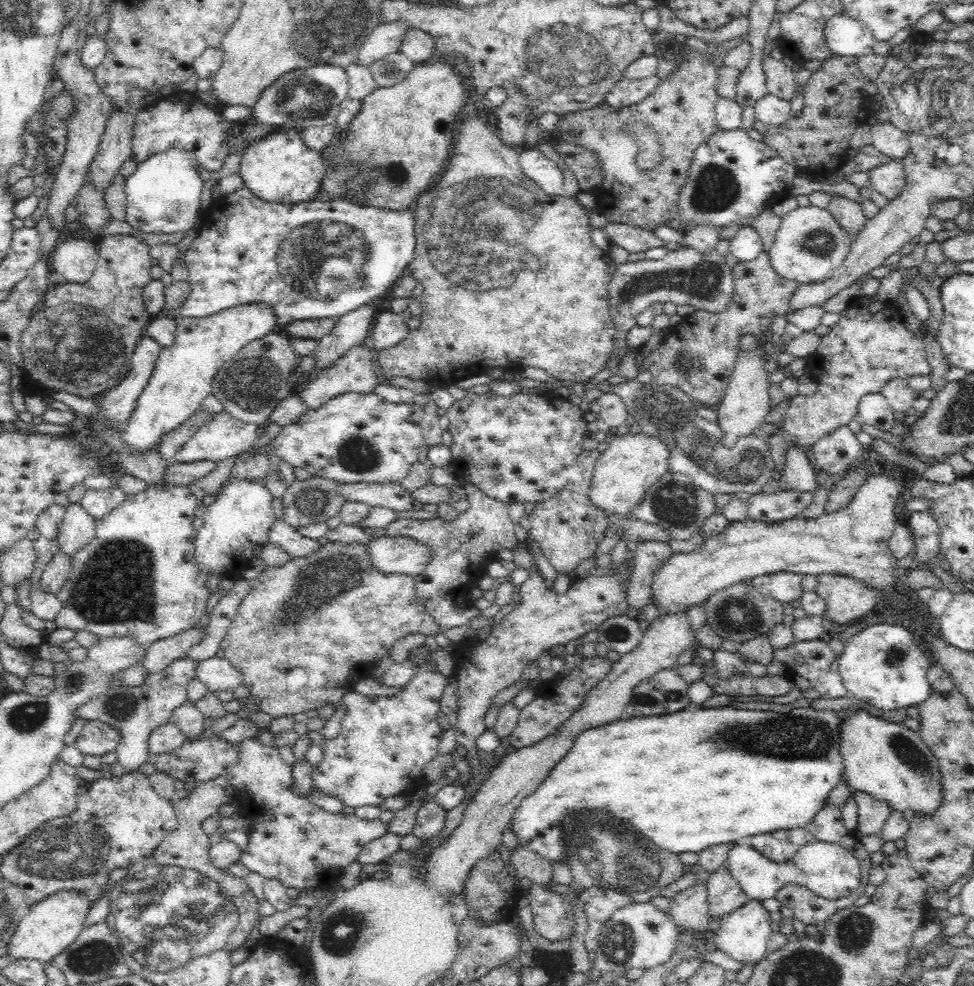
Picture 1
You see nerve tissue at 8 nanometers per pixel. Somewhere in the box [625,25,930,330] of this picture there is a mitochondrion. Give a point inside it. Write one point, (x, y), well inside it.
(715, 189)

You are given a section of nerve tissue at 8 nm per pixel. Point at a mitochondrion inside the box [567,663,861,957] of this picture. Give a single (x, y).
(793, 737)

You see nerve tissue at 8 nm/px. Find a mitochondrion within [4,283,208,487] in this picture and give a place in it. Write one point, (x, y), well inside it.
(81, 347)

